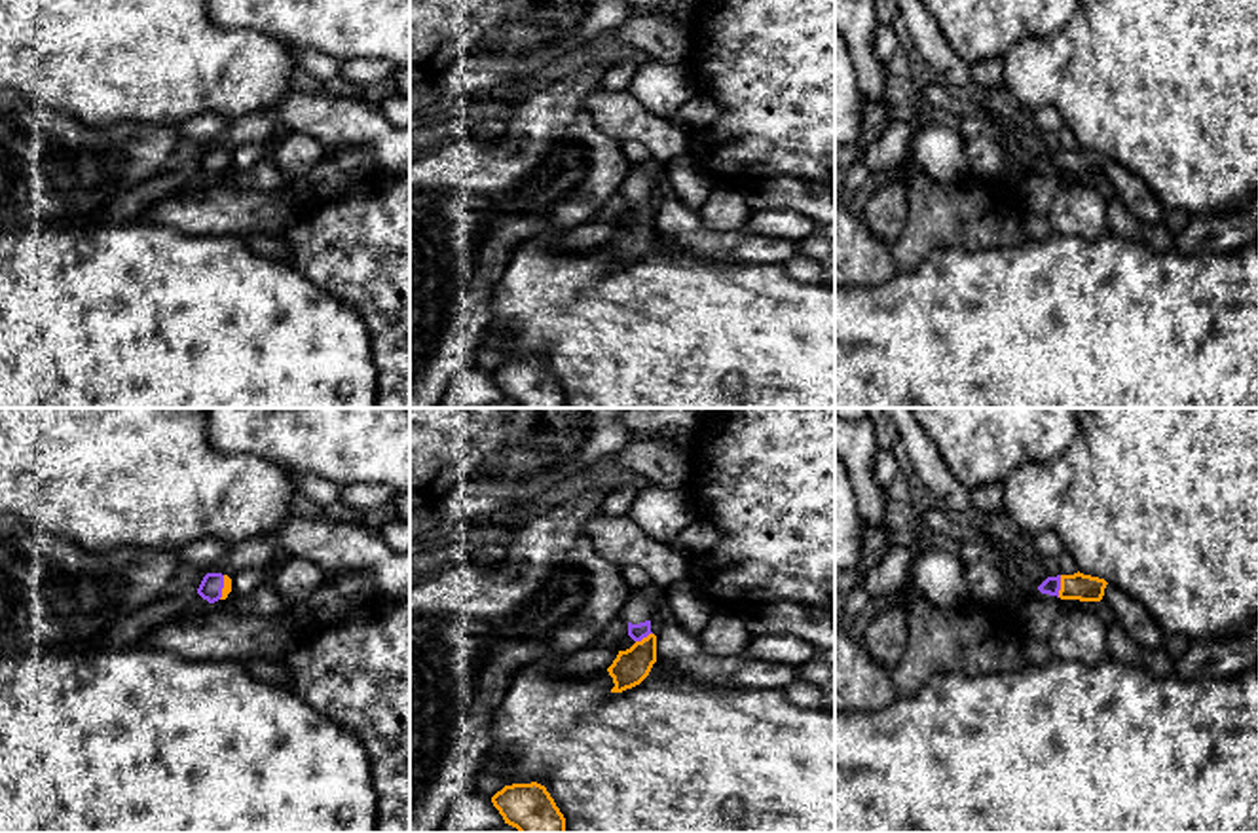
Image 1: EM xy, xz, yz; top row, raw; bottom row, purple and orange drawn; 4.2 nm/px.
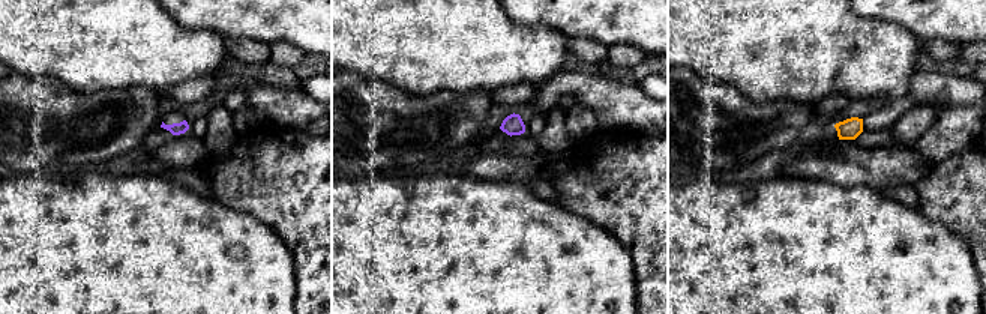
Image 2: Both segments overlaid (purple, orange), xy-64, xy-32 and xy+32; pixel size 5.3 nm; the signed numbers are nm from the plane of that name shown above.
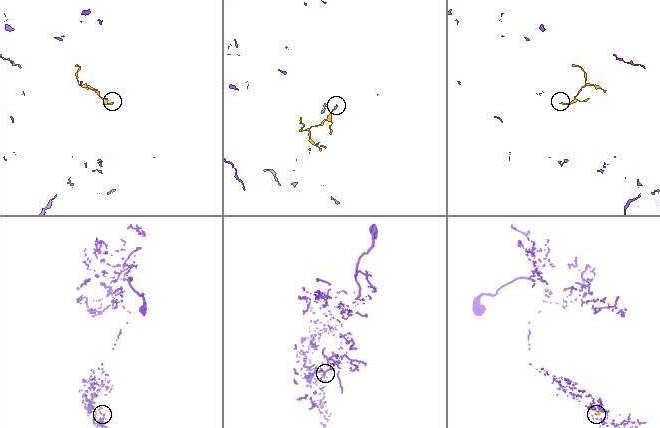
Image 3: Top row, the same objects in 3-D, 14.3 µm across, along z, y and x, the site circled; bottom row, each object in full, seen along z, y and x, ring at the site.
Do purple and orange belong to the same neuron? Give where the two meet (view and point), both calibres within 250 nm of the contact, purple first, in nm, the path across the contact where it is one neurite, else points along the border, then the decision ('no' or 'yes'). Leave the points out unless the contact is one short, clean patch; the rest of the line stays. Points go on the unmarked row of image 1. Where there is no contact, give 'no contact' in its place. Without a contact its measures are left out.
yz (1059, 162) | 80/110 nm | across yz (1052, 160), (1059, 162), (1080, 162) | yes

